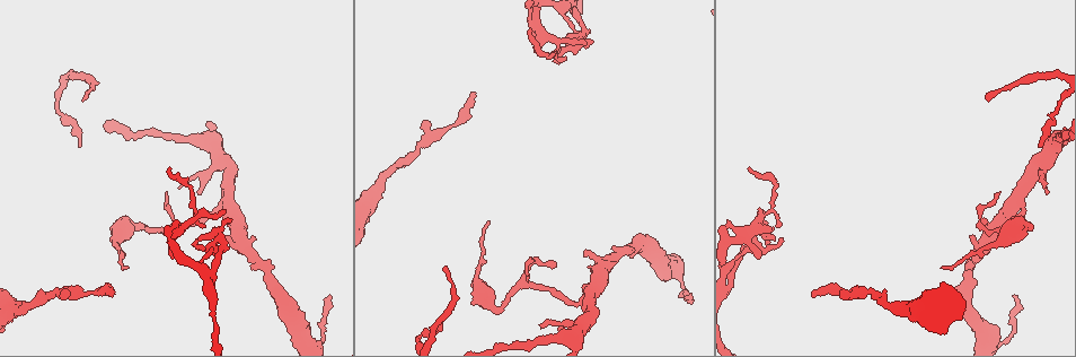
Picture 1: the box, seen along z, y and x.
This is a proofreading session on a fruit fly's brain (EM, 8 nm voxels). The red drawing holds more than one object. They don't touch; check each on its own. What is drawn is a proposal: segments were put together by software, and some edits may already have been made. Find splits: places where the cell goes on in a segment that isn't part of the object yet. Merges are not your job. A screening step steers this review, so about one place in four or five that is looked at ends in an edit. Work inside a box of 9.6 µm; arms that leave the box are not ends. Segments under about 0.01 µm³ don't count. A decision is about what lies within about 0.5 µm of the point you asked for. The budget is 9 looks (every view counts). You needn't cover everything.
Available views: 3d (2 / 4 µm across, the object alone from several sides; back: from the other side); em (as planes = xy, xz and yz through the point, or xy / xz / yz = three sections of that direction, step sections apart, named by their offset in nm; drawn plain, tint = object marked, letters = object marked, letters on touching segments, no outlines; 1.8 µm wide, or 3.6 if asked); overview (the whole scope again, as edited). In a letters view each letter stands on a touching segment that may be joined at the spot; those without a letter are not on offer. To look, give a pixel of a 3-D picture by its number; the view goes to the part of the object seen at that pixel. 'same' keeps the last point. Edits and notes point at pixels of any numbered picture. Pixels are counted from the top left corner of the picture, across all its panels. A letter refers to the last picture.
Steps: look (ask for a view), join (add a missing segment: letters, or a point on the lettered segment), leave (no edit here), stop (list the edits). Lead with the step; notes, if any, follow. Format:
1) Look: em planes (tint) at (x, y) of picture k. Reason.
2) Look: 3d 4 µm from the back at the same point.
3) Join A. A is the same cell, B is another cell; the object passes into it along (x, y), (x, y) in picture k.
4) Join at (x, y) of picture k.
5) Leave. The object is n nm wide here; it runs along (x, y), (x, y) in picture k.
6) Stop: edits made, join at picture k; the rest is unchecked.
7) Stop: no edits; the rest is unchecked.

Look: em xy step 16 (letters) at (110, 294) of picture 1. Long arm stops here.

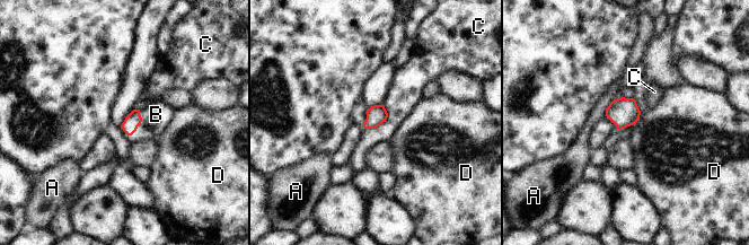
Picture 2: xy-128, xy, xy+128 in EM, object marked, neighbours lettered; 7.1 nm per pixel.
Join B. B is the same cell, A, C and D are other cells; the object passes into it along (133, 120), (140, 124), (156, 114) in picture 2; it goes on there.

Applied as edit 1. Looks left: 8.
Look: overview.

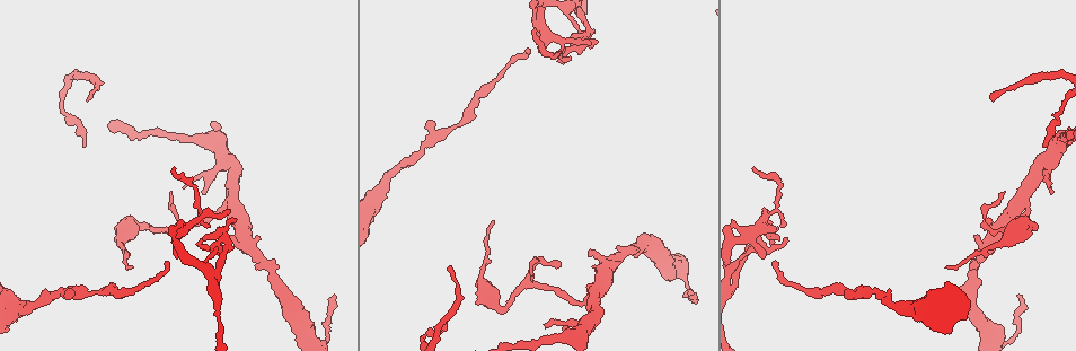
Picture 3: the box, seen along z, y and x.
Look: 3d 2 µm at (1018, 294) of picture 3. An open end.

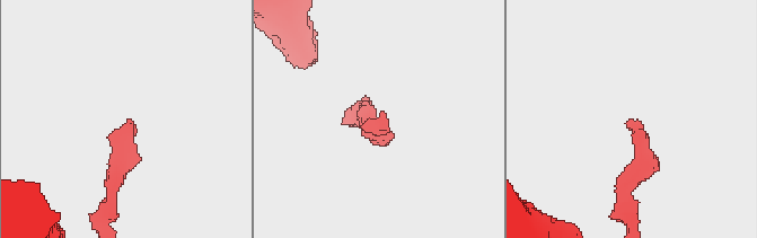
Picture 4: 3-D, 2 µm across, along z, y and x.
Look: em planes (tint) at (382, 116) of picture 4.

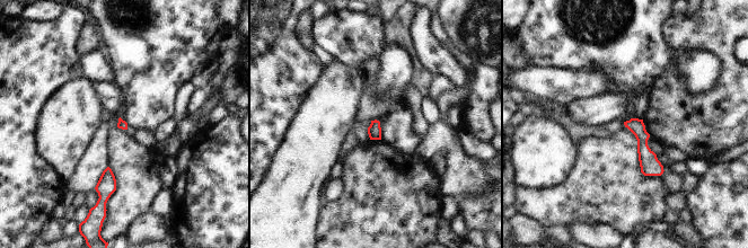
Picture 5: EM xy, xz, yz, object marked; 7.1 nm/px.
Look: em planes (letters) at the same point.

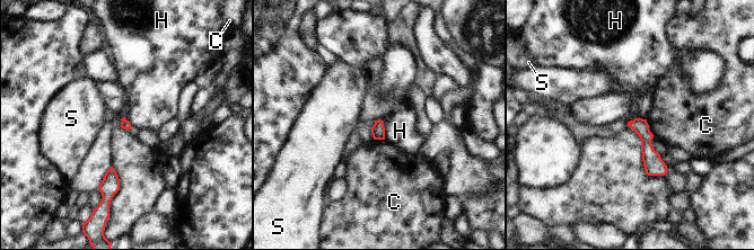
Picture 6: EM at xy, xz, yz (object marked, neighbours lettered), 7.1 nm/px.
Leave. C, H and S are other cells; a border runs along (382, 121), (385, 139) in picture 6; no lettered segment goes on from it.

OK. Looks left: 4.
Look: 3d 4 µm at (1046, 144) of picture 3. Tapers out.

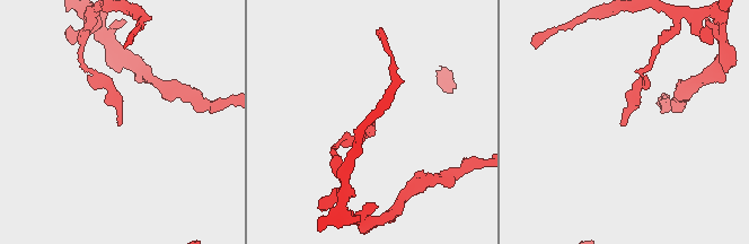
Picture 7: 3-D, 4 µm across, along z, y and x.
Look: em xz step 4 (tint) at (118, 125) of picture 7. Need the tissue.

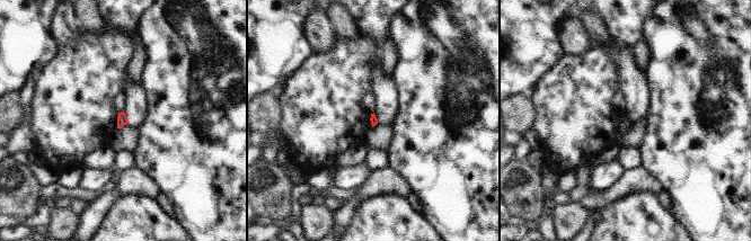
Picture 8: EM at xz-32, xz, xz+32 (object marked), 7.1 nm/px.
Look: em yz step 16 (letters) at the same point. Another direction.

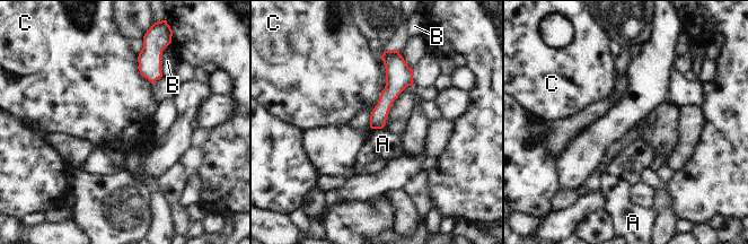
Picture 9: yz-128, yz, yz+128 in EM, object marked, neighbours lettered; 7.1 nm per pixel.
Leave. The longest contact is with C, 240 nm; A, B and C are other cells; no lettered segment goes on from it.

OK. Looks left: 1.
Stop: edits made, join at picture 2; the rest is unchecked.

